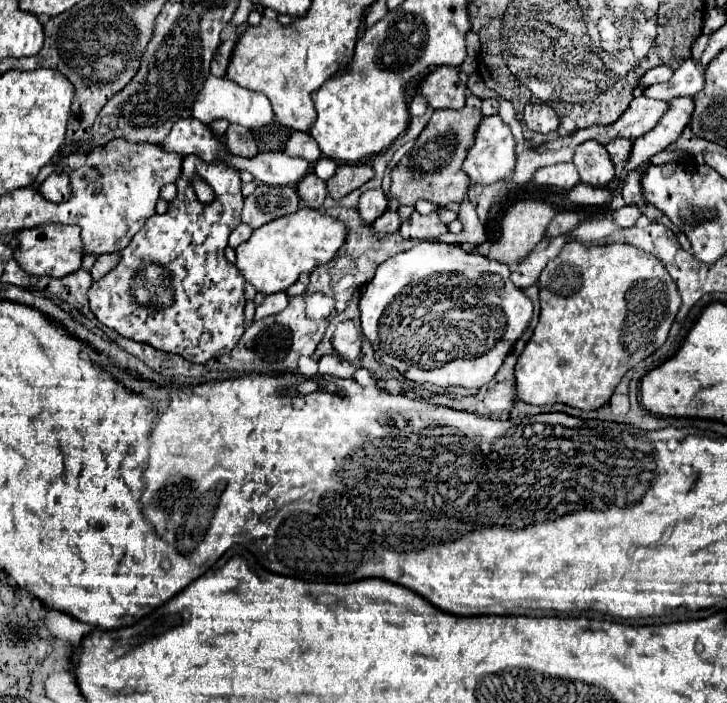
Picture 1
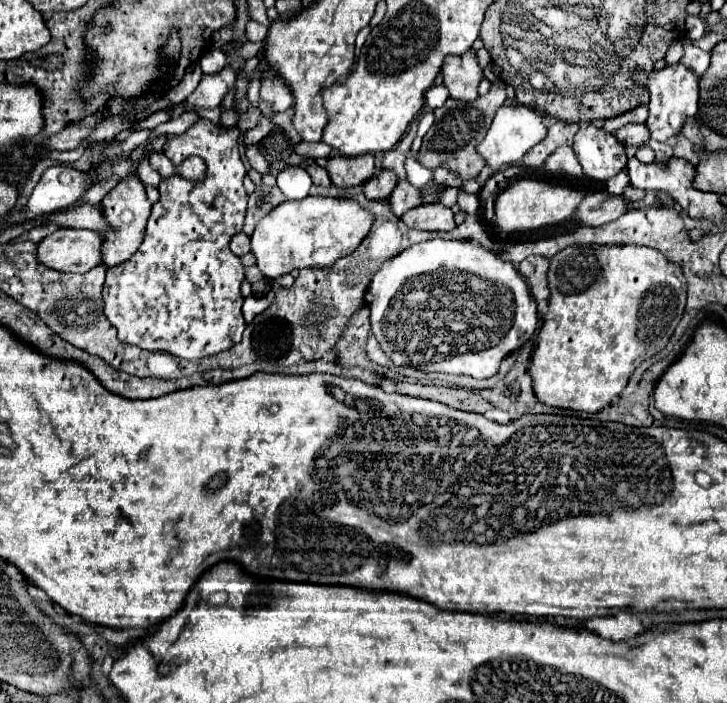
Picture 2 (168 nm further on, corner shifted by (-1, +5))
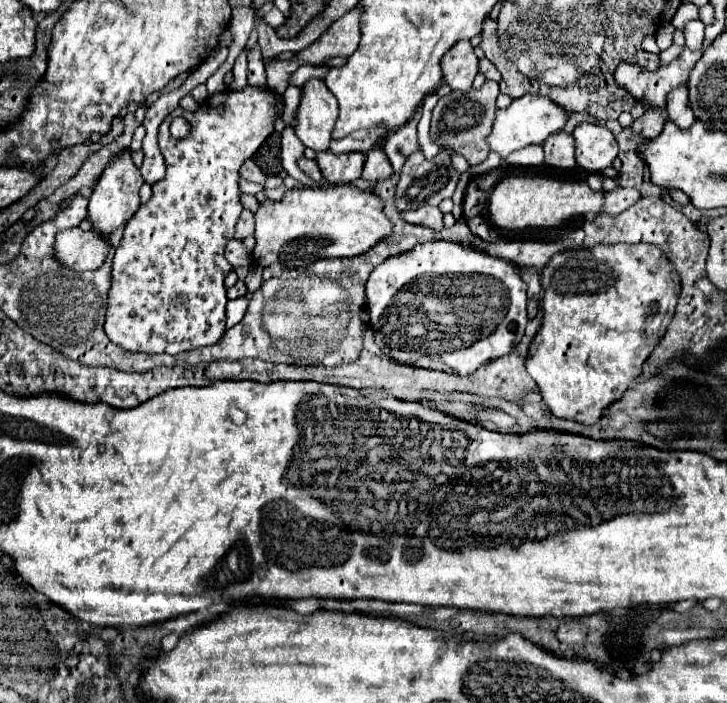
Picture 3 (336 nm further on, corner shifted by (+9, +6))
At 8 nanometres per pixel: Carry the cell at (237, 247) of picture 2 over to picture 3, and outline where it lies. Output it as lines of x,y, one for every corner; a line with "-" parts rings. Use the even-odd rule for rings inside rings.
230,240
226,246
226,260
234,266
250,266
252,264
252,254
244,248
244,244
240,240

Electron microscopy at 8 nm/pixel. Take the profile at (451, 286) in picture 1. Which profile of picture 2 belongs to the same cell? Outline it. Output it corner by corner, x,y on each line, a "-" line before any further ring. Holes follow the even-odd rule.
432,239
432,241
424,241
424,243
416,243
408,249
404,249
402,253
398,253
396,257
388,259
372,277
372,283
368,287
368,307
370,307
370,325
372,325
372,333
376,335
382,351
394,361
394,365
408,365
408,367
416,367
420,371
426,373
452,373
452,375
468,375
474,379
488,379
492,375
496,375
502,359
510,353
516,351
516,347
522,347
532,333
538,327
538,311
536,311
536,301
528,289
526,279
518,273
518,269
510,263
500,259
496,253
484,249
480,243
476,241
446,241
446,239

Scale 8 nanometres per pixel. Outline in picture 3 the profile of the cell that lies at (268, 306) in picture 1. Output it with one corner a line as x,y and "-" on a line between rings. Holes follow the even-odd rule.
246,296
236,298
236,300
228,300
228,304
226,304
226,328
236,326
244,318
246,308
248,308
248,298

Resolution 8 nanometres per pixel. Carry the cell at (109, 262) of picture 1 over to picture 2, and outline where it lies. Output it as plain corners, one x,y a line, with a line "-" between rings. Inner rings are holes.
122,179
122,183
118,183
104,199
102,199
102,209
106,219
110,221
110,225
114,227
114,231
110,231
106,235
106,241
102,245
102,263
108,267
118,265
120,261
126,261
130,255
136,253
138,245
142,243
144,237
144,229
146,229
146,221
150,217
150,207
152,203
146,199
146,191
144,185
140,183
140,179

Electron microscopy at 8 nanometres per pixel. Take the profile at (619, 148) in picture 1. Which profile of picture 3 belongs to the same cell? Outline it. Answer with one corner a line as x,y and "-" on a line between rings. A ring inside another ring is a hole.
652,108
646,110
638,120
632,124
632,132
640,138
656,138
662,132
662,126
666,122
666,108

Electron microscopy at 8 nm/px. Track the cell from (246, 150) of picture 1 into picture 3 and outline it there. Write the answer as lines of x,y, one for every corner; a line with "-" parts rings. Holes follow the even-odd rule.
246,160
240,168
240,176
250,180
250,182
256,182
256,184
264,184
266,182
266,176
262,174
262,170
252,162
252,160

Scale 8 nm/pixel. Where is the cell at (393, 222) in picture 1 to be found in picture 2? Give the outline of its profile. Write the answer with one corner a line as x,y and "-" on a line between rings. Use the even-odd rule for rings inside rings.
406,179
404,181
398,181
394,193
390,195
388,203
390,203
390,209
396,217
402,217
402,213
410,207
416,207
416,205
424,205
424,203
434,203
436,195
438,195
438,189
440,187
426,187
422,193
420,189
416,189
414,185
410,185

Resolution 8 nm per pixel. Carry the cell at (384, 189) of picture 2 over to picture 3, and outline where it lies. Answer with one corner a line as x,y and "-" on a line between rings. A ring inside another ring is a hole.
376,146
368,152
366,156
366,162
364,162
364,172
362,172
362,178
368,180
368,182
382,182
386,178
392,176
392,166
390,166
390,160
384,152
384,148

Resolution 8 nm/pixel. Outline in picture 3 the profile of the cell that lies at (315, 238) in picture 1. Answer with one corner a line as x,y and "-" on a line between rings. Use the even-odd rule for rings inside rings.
352,184
292,188
284,200
266,200
256,212
256,248
254,262
270,266
274,262
286,268
308,266
320,258
352,258
368,252
380,240
392,234
392,224
384,214
382,200
370,190
358,190

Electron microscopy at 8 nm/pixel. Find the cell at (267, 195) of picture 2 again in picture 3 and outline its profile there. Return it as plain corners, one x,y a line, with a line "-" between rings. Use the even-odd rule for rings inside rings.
242,210
242,216
236,224
236,232
234,232
234,238
238,240
244,240
246,236
254,234
254,214
250,210

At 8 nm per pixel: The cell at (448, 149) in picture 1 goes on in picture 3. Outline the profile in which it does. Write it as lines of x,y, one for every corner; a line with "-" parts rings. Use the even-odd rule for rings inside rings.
486,80
482,88
470,90
470,94
464,92
450,92
442,96
432,112
432,126
430,136
438,146
448,148
456,154
462,154
470,166
476,166
484,162
490,154
490,148
486,144
488,132
492,130
492,120
496,118
496,96
498,96
498,84
492,80

